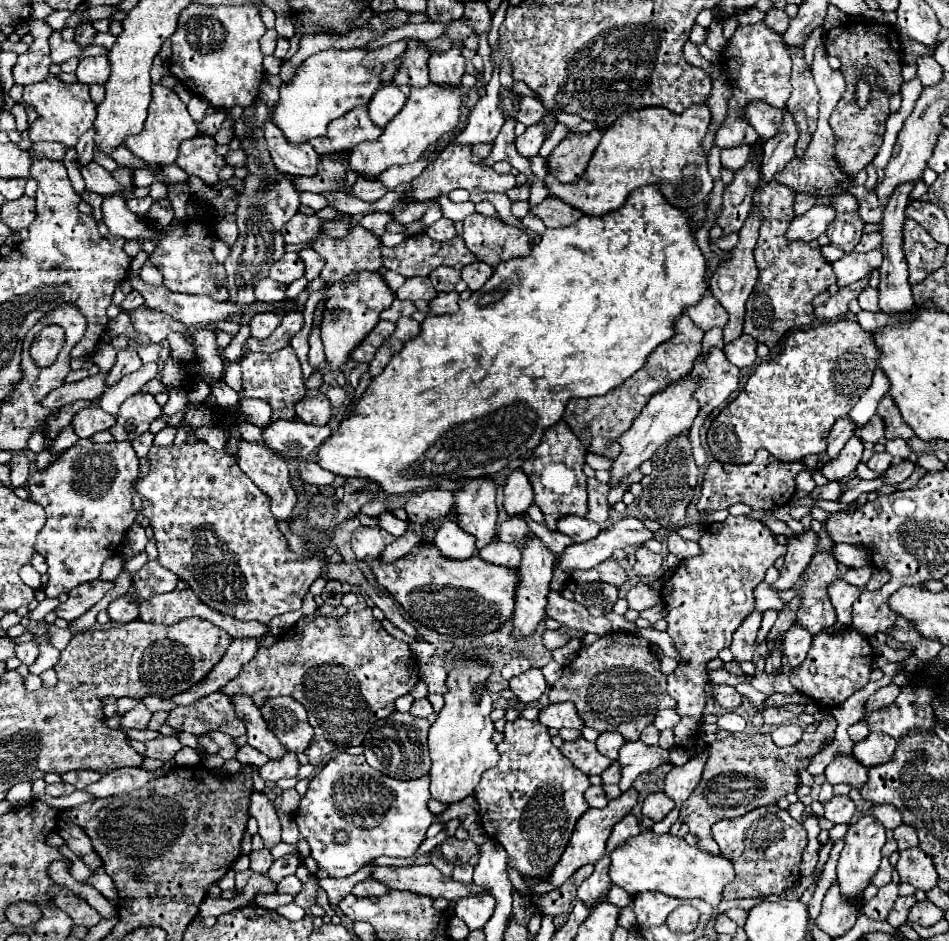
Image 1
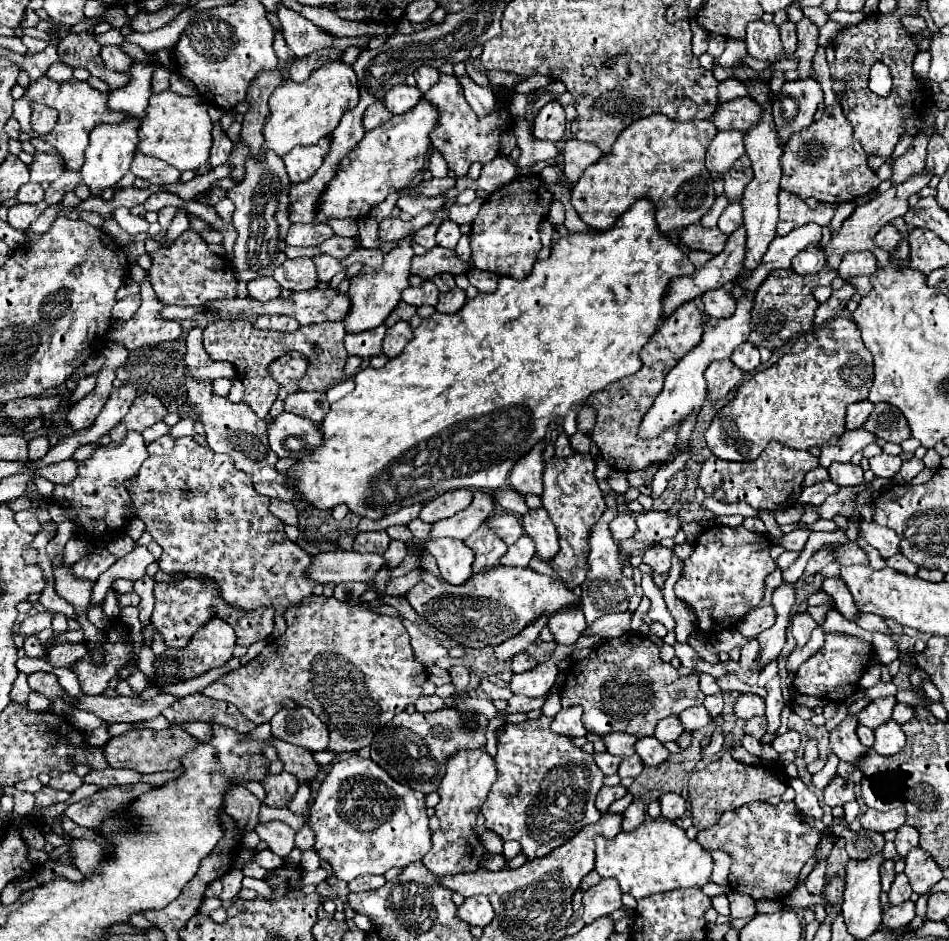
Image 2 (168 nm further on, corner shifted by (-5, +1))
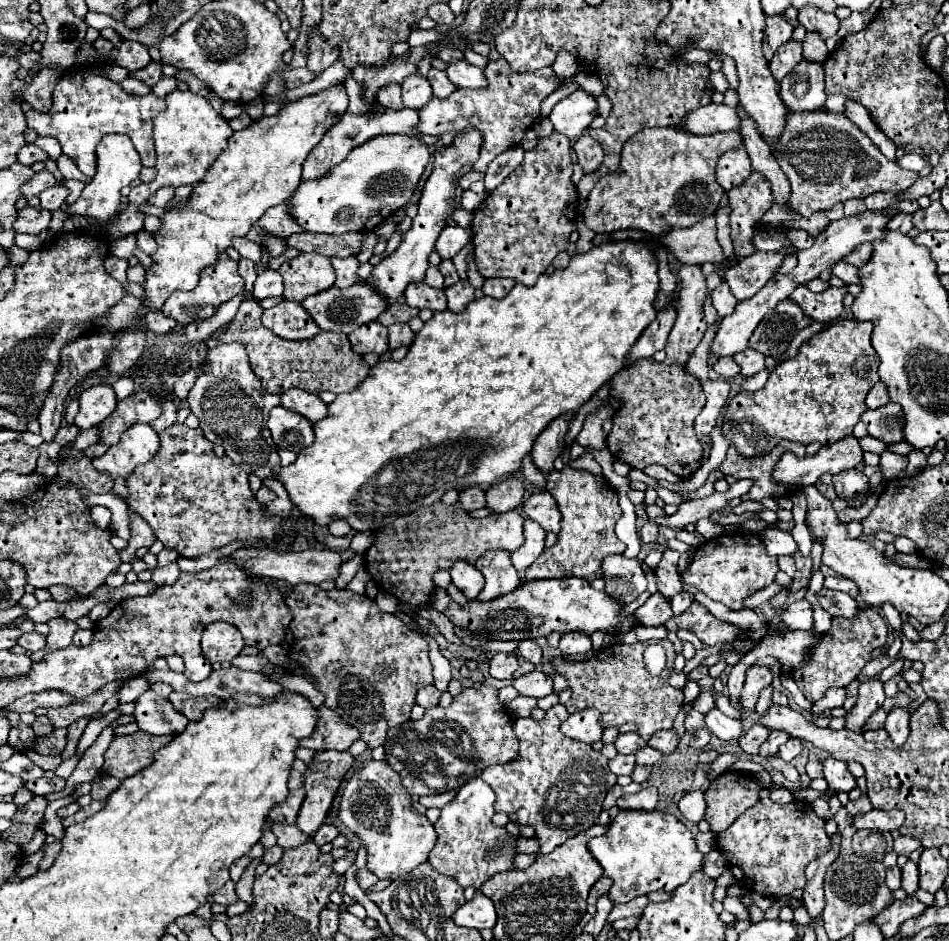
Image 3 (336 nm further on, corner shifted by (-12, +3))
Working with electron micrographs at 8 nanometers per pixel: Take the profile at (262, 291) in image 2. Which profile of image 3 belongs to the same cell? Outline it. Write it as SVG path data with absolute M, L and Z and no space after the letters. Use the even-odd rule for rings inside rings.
M264 271L258 275L258 279L254 281L254 297L256 299L266 299L266 297L280 297L284 291L284 285L282 285L282 277L278 271Z

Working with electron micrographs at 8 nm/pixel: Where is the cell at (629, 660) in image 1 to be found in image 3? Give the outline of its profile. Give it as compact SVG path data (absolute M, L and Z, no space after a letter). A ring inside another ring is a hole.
M650 639L650 641L638 641L632 645L616 643L616 645L606 645L600 651L594 653L594 657L580 661L580 663L568 663L564 665L562 661L554 661L558 667L558 673L568 679L572 699L564 705L570 713L580 711L580 709L596 709L600 713L600 725L606 727L620 727L624 723L634 723L638 727L638 735L642 739L650 739L656 731L662 729L672 729L674 717L678 715L682 703L684 703L684 693L682 689L676 689L668 683L668 675L674 669L674 645L668 639ZM650 643L658 643L666 649L666 669L662 675L652 677L642 661L642 653Z

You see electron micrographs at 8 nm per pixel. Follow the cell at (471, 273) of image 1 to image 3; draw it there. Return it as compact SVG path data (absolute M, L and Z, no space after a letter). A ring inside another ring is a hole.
M490 277L490 279L484 279L484 285L482 285L482 291L484 295L490 295L490 297L504 297L516 283L512 279L504 279L504 277Z

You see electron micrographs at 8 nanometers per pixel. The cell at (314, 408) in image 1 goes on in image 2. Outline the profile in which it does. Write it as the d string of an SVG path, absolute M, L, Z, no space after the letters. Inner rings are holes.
M299 391L297 395L289 395L289 399L285 399L283 409L287 413L301 415L313 423L321 423L325 419L325 415L329 413L329 401L327 401L325 393Z

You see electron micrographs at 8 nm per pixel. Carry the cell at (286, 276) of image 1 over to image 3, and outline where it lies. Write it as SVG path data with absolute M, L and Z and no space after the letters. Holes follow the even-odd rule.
M300 253L282 263L278 273L284 279L284 299L288 301L302 301L308 295L328 289L336 277L330 259L320 253Z

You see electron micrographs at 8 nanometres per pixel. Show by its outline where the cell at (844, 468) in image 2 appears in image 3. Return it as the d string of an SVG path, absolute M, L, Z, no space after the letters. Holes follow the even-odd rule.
M846 469L834 475L834 487L838 497L852 497L868 489L868 477L860 469Z

